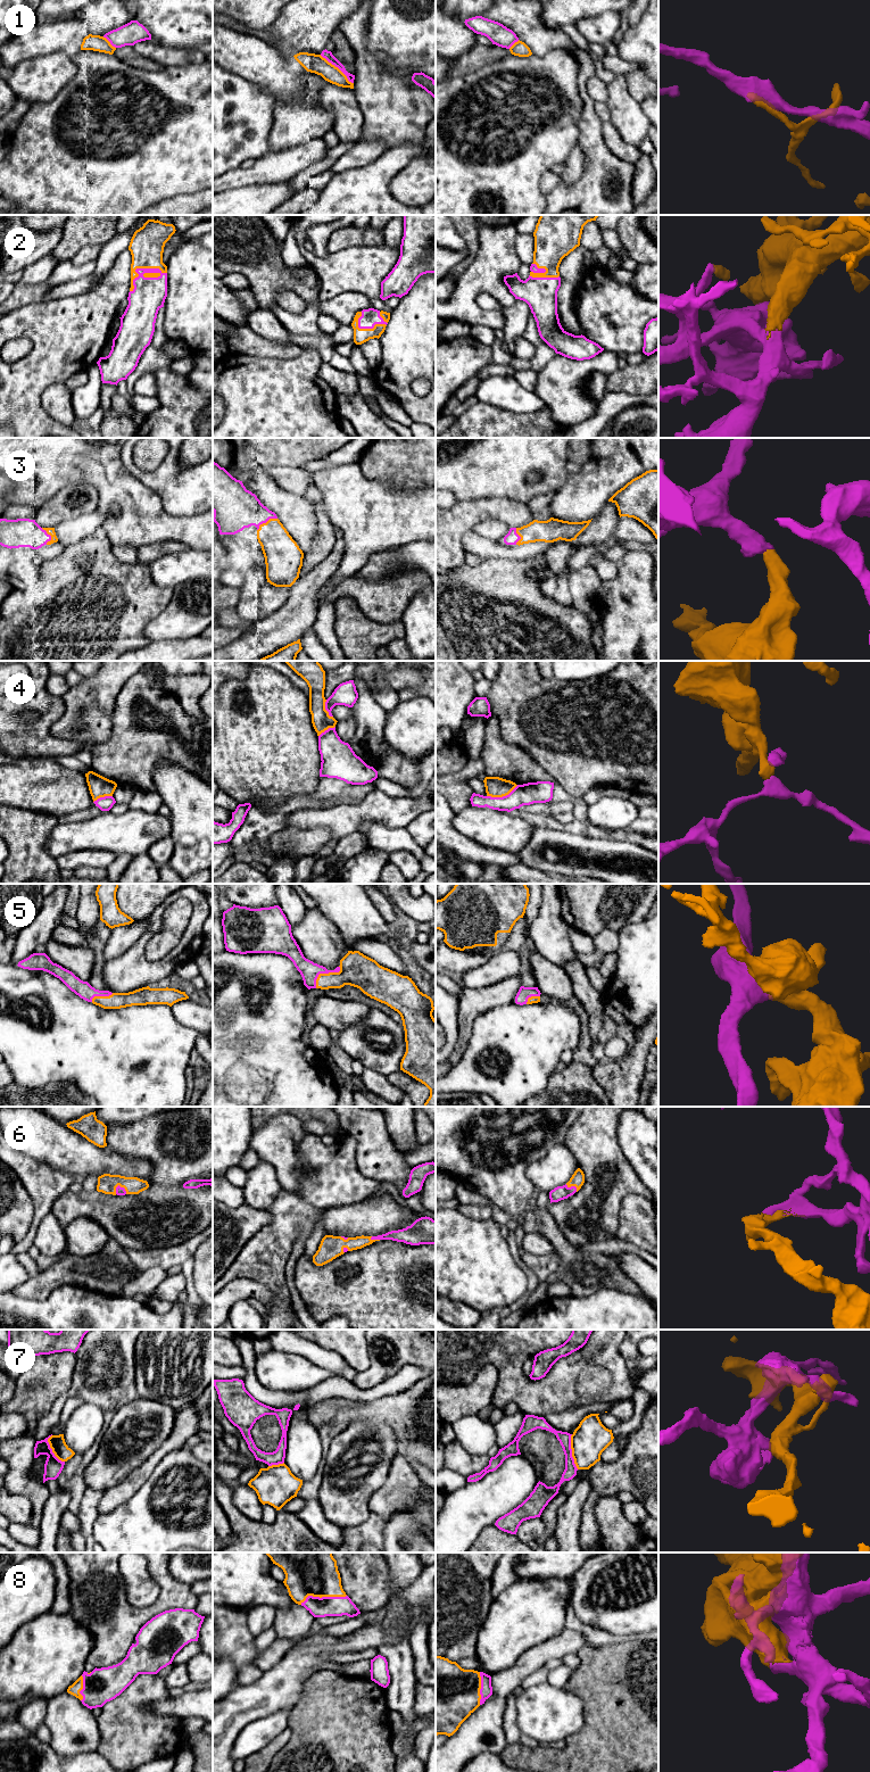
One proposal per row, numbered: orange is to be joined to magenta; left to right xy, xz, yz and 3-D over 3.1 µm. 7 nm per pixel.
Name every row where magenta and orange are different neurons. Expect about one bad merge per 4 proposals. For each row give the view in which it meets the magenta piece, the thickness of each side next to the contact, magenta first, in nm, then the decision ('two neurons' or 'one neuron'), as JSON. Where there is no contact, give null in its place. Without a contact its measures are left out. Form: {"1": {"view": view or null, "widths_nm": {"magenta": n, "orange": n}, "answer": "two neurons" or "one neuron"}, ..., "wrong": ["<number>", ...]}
{"1": {"view": "xz", "widths_nm": {"magenta": 60, "orange": 130}, "answer": "two neurons"}, "2": {"view": "xy", "widths_nm": {"magenta": 240, "orange": 240}, "answer": "one neuron"}, "3": {"view": "xz", "widths_nm": {"magenta": 300, "orange": 240}, "answer": "one neuron"}, "4": {"view": "yz", "widths_nm": {"magenta": 150, "orange": 140}, "answer": "two neurons"}, "5": {"view": "xz", "widths_nm": {"magenta": 140, "orange": 240}, "answer": "one neuron"}, "6": {"view": "xy", "widths_nm": {"magenta": 60, "orange": 140}, "answer": "one neuron"}, "7": {"view": "yz", "widths_nm": {"magenta": 90, "orange": 240}, "answer": "two neurons"}, "8": {"view": "xz", "widths_nm": {"magenta": 140, "orange": 360}, "answer": "one neuron"}, "wrong": ["1", "4", "7"]}

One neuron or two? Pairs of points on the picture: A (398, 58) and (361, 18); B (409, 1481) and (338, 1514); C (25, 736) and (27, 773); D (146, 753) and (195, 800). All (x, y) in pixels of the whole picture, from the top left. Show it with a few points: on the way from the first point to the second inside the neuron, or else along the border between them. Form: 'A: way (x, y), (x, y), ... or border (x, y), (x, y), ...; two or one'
A: border (370, 11), (366, 25), (366, 48), (369, 50); two
B: border (386, 1477), (386, 1481), (370, 1499), (370, 1512); two
C: border (27, 756), (51, 756), (54, 759); two
D: border (183, 767), (160, 760), (154, 771), (155, 788); two

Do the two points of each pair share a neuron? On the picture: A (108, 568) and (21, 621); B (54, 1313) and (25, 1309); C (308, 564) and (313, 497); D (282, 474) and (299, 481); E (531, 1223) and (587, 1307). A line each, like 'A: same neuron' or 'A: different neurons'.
A: same neuron
B: same neuron
C: same neuron
D: same neuron
E: different neurons

